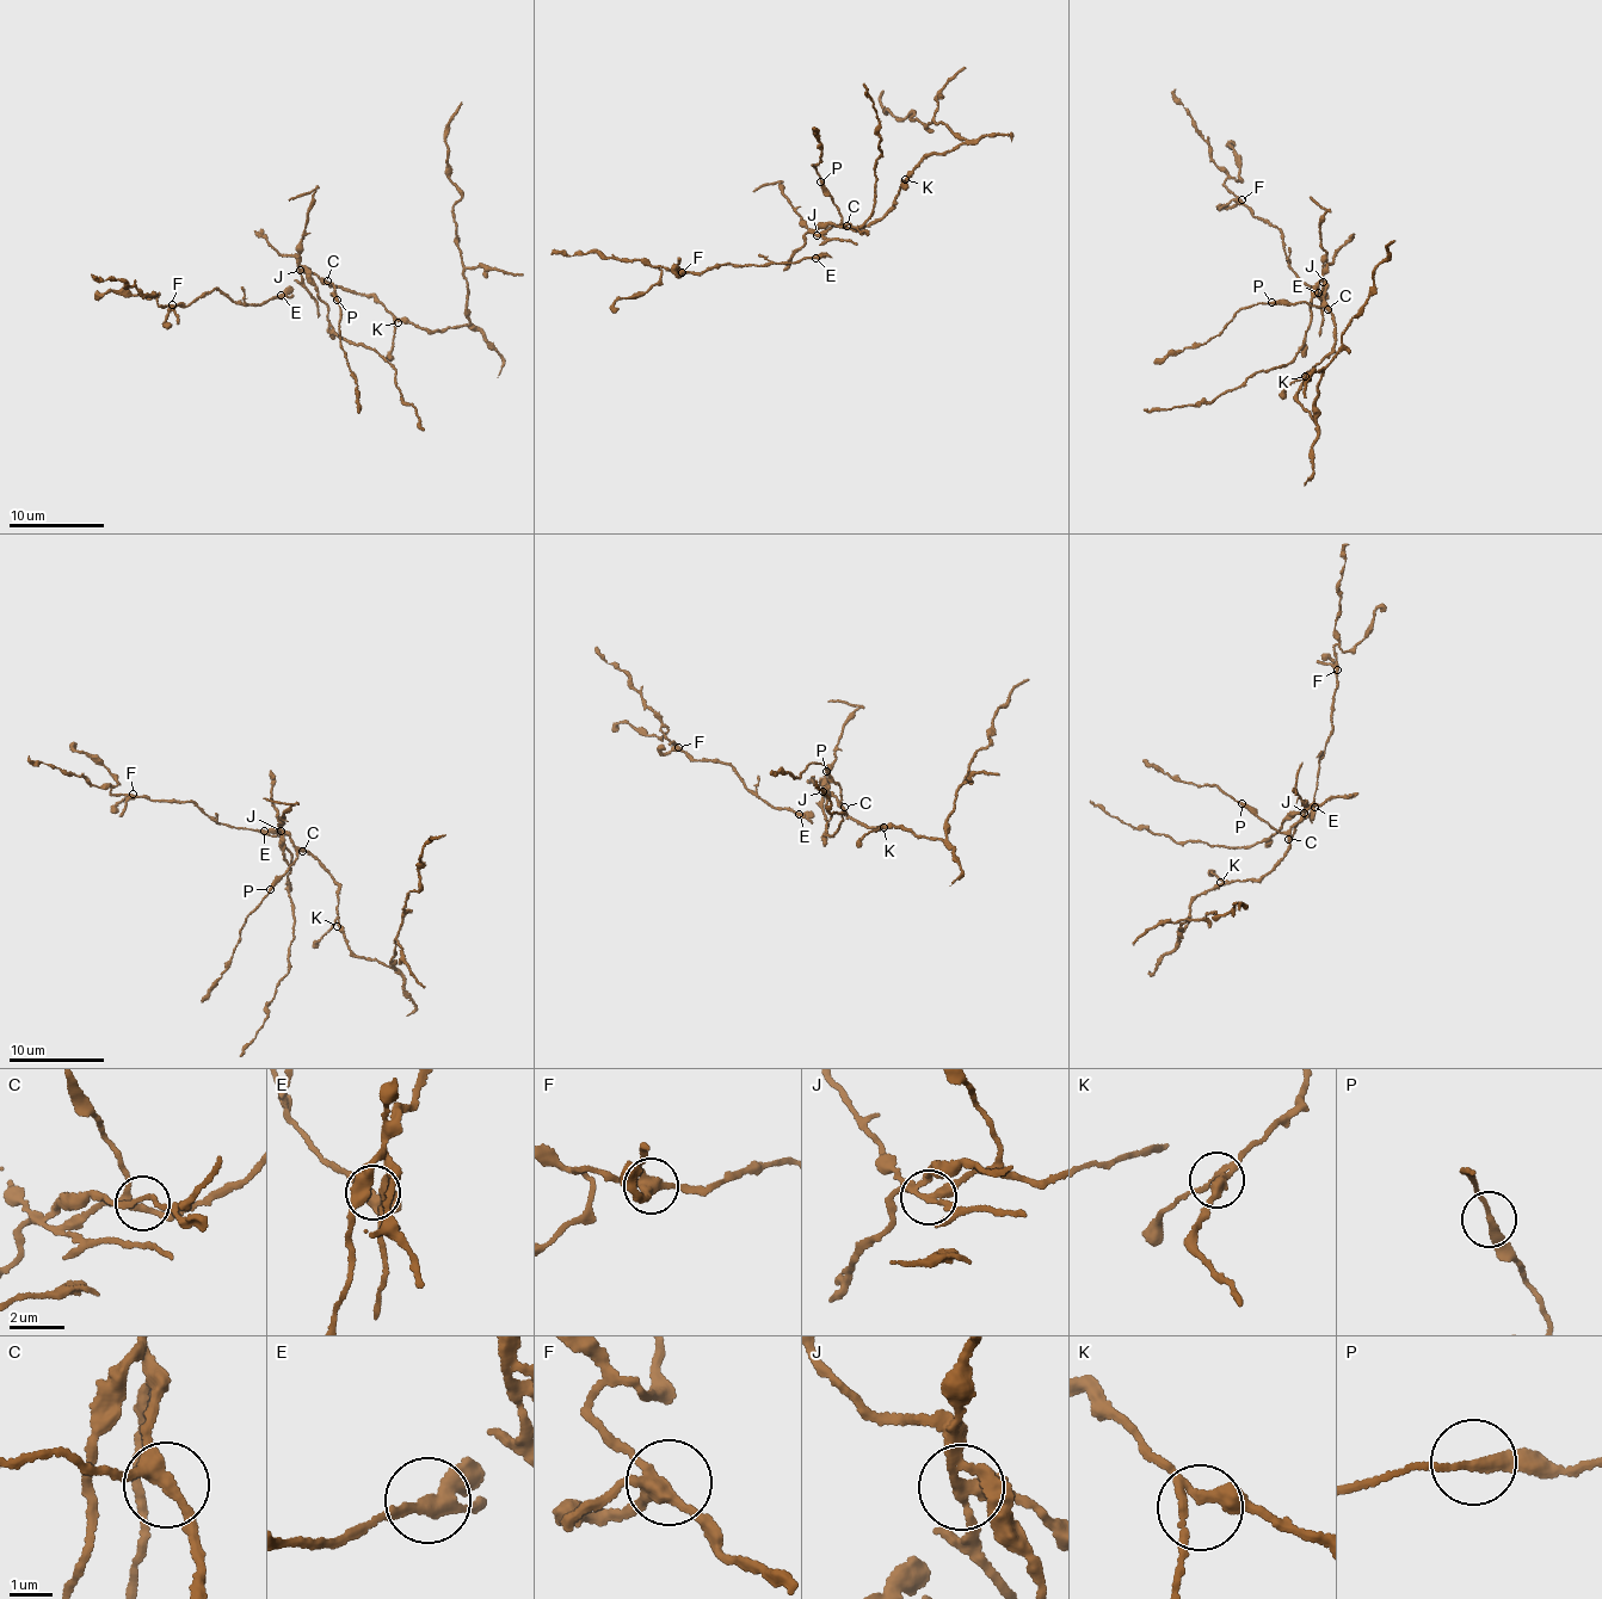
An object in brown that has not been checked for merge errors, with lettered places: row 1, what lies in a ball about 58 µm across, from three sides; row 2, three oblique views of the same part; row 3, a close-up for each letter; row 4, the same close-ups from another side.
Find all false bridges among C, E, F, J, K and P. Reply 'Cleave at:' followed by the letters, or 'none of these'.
Cleave at: J

